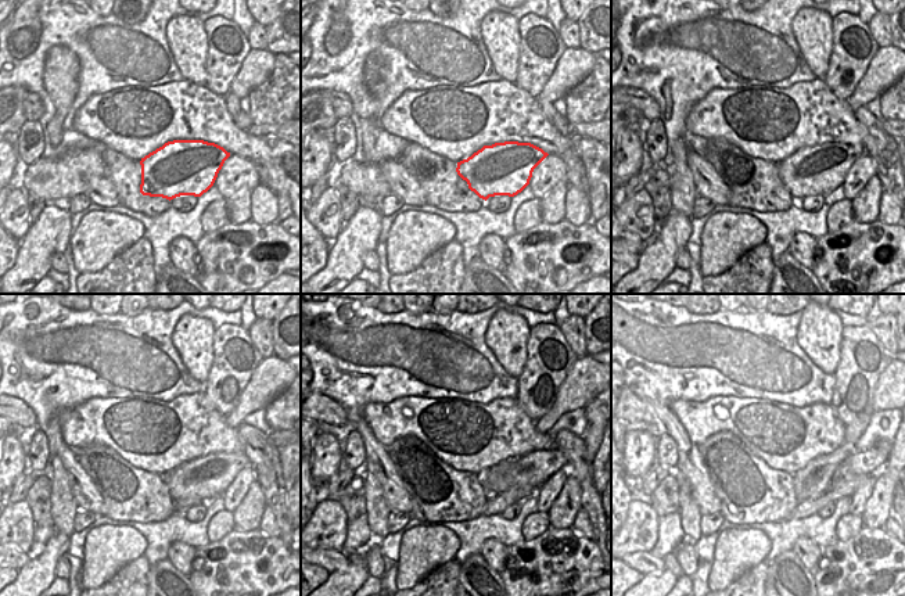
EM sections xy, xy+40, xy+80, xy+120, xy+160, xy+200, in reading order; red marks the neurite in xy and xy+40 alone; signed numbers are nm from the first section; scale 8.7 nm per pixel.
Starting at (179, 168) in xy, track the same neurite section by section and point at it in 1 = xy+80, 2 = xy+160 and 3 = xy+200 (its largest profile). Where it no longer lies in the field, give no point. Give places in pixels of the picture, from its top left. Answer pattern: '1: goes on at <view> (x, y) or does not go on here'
1: goes on at xy+80 (812, 171)
2: goes on at xy+160 (532, 469)
3: goes on at xy+200 (866, 463)

